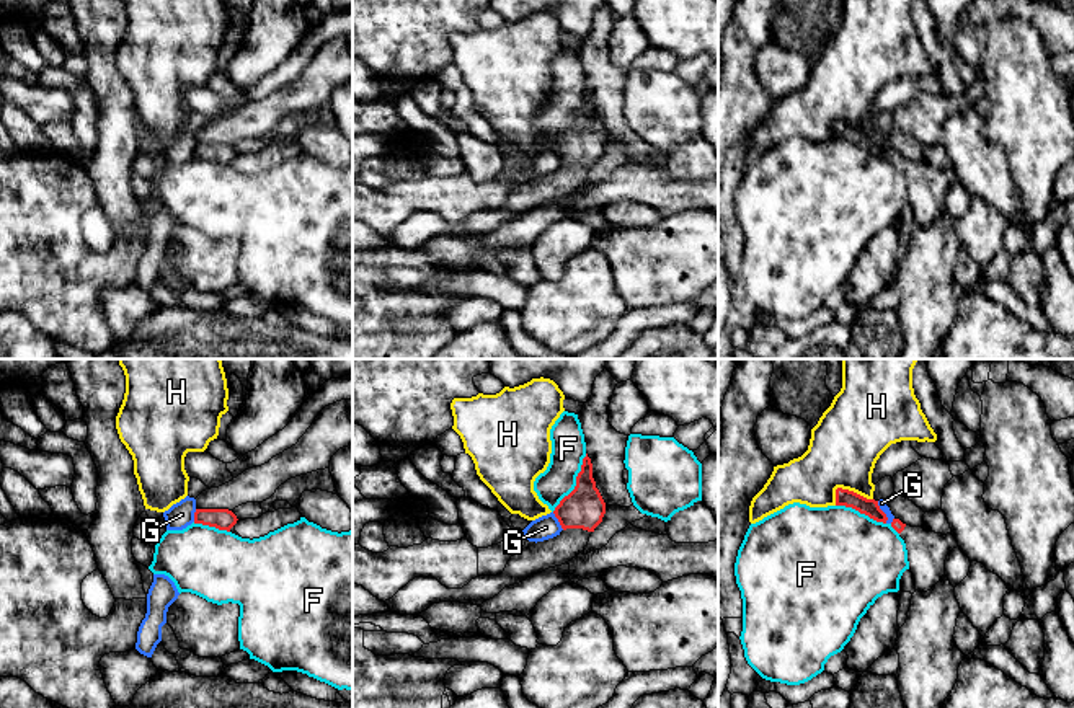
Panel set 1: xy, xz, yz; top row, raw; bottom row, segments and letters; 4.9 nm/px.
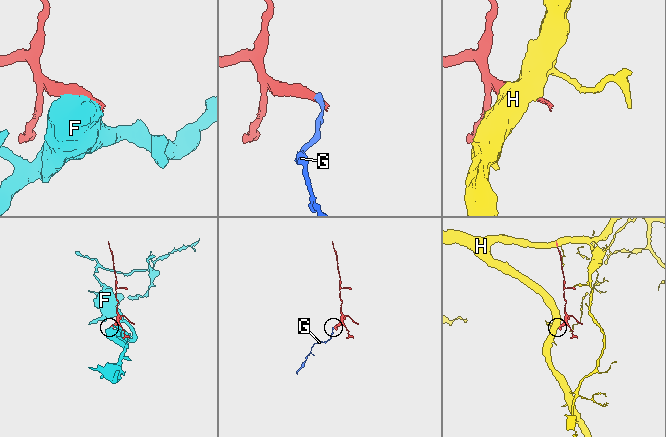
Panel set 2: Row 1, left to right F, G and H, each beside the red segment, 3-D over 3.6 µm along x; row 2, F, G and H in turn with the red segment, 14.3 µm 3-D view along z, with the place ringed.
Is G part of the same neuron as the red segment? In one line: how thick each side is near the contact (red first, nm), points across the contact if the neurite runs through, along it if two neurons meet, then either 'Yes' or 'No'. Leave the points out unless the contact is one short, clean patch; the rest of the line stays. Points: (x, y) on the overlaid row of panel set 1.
Thickness 90 nm (red) against 50 nm. Boundary: yz (877, 501), (887, 522). No

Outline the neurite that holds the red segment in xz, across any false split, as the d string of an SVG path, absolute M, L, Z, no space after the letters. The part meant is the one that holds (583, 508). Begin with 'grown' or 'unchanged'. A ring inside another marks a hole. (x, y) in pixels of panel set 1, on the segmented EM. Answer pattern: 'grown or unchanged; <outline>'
unchanged; M583 458L575 489L553 511L563 530L583 529L594 532L606 514L606 502L592 478L591 458Z

